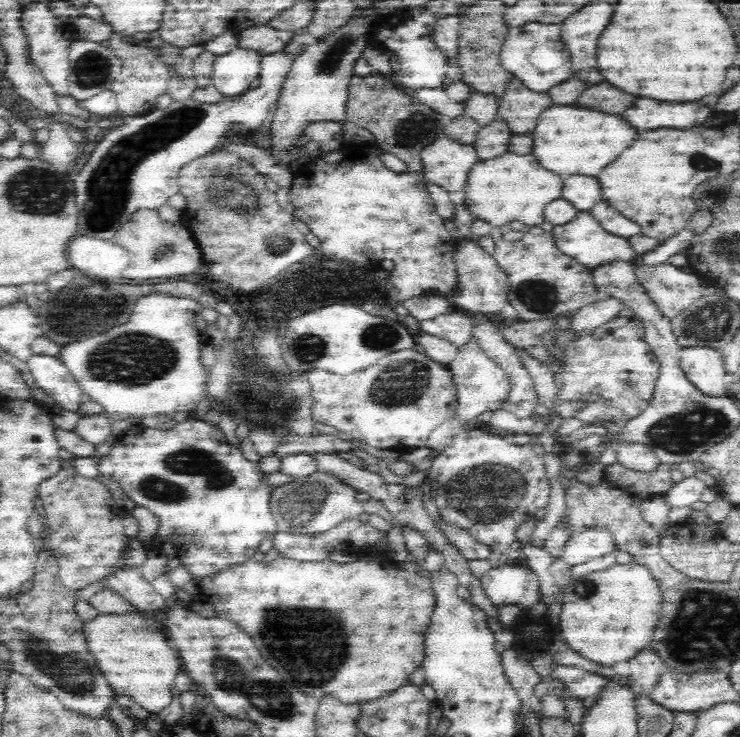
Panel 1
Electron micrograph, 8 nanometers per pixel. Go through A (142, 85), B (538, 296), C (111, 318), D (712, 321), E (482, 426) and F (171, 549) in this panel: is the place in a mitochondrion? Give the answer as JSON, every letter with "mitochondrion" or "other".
{"A":"other","B":"mitochondrion","C":"mitochondrion","D":"mitochondrion","E":"other","F":"other"}

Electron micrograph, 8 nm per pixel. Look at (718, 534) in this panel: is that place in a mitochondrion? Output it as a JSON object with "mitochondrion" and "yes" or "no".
{"mitochondrion":"no"}

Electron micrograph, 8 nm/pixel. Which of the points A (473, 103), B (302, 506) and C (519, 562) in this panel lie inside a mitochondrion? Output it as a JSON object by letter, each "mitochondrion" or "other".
{"A":"other","B":"mitochondrion","C":"other"}

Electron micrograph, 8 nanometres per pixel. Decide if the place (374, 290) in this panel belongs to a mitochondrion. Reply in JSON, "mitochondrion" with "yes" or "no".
{"mitochondrion":"no"}

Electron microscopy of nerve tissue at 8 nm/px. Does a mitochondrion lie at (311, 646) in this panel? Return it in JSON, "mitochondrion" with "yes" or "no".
{"mitochondrion":"yes"}

